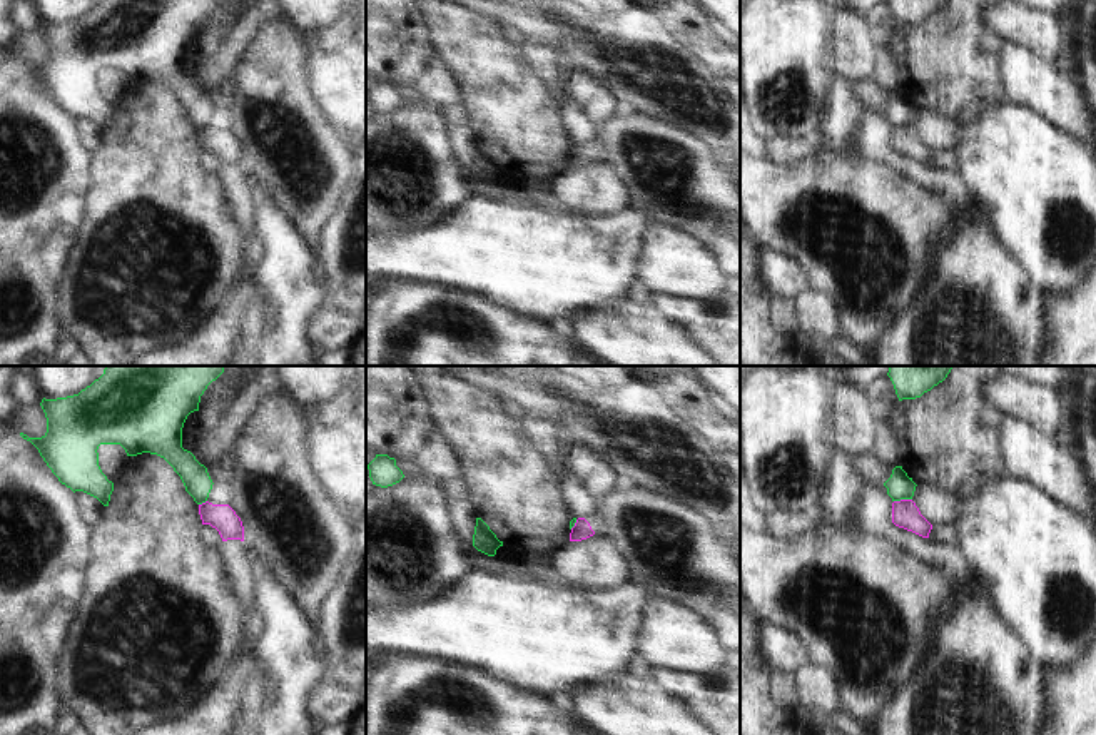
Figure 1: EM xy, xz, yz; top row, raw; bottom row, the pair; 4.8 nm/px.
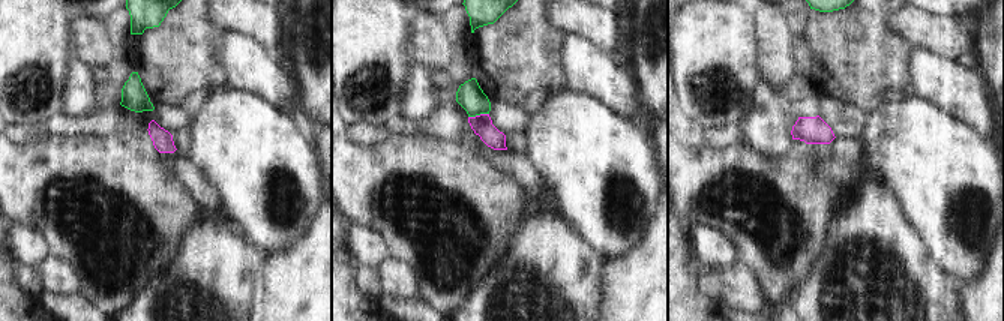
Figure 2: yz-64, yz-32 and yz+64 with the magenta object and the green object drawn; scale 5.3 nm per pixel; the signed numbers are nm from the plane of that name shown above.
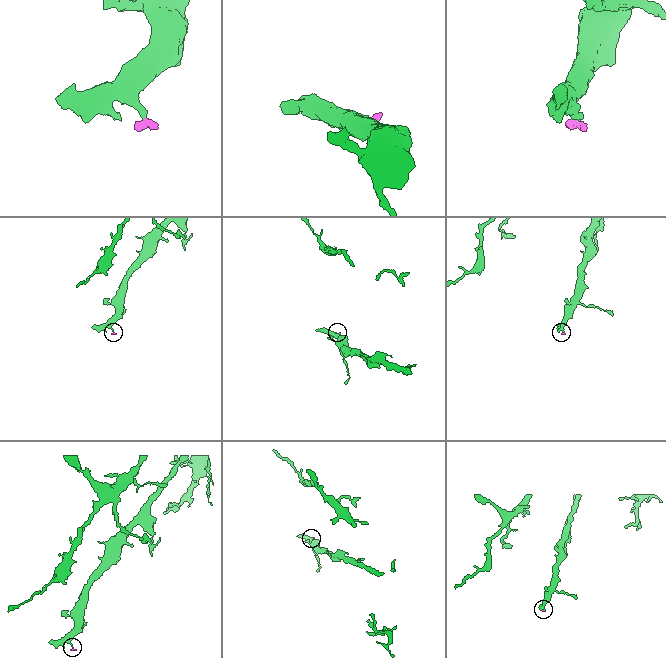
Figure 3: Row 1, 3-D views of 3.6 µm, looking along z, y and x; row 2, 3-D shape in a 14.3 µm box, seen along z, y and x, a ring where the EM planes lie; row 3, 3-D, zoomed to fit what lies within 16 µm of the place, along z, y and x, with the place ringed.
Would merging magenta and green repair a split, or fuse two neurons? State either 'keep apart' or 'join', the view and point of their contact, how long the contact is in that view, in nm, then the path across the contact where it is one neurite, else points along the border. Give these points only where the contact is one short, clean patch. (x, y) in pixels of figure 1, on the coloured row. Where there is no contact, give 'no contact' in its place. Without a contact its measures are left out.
keep apart; meets magenta in yz at (903, 500); contact 90 nm long; border along yz (911, 498), (894, 501)

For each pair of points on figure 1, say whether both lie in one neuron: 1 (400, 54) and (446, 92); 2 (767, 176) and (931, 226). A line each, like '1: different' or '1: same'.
1: same
2: same

